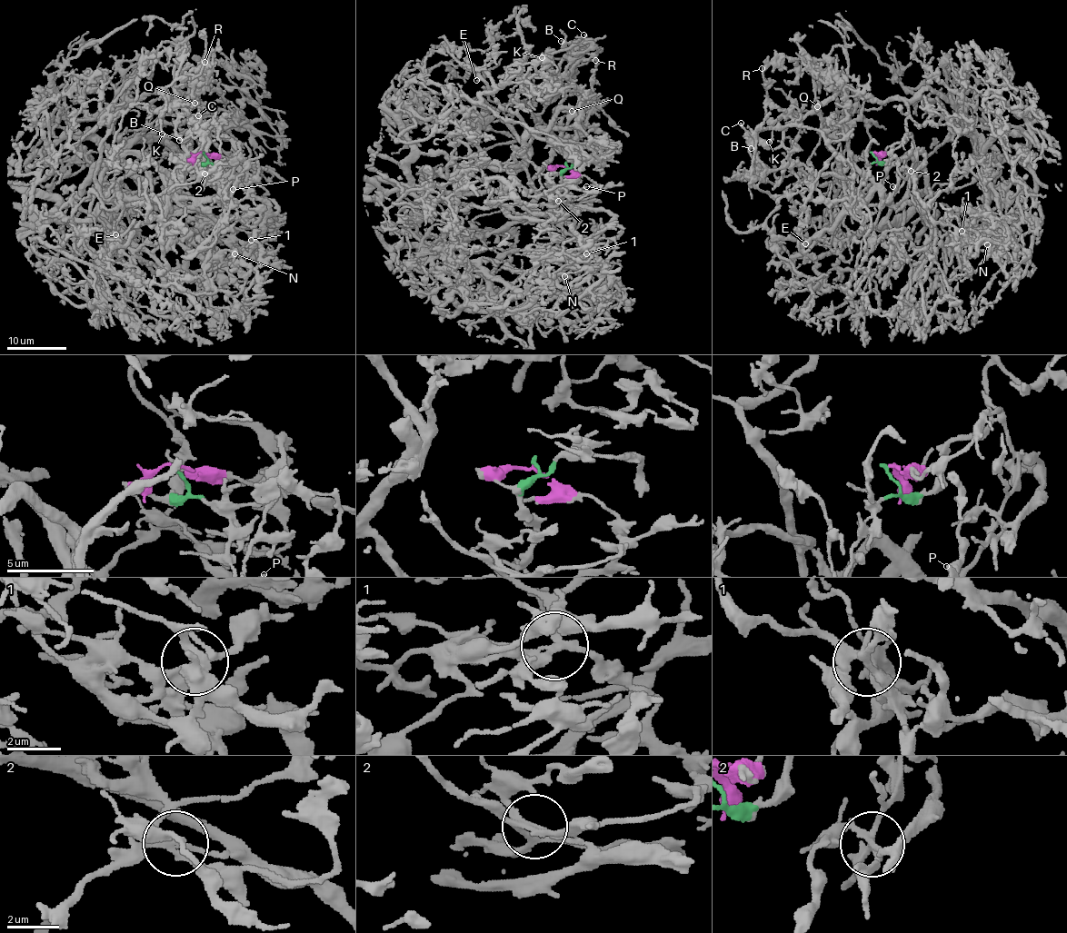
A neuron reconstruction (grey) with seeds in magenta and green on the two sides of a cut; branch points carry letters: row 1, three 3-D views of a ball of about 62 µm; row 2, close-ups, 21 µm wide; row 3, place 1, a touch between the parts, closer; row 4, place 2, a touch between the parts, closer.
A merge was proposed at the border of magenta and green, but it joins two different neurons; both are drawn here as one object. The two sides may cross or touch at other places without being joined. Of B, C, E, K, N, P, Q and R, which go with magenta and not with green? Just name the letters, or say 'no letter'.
E, N, P

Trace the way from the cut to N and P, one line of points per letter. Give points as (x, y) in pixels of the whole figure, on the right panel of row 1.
N: (873, 152), (884, 156), (911, 133), (913, 144), (923, 153), (913, 190), (921, 204), (935, 221), (987, 244)
P: (873, 152), (884, 156), (911, 133), (913, 144), (922, 150), (922, 166), (897, 173), (895, 189), (892, 185)

